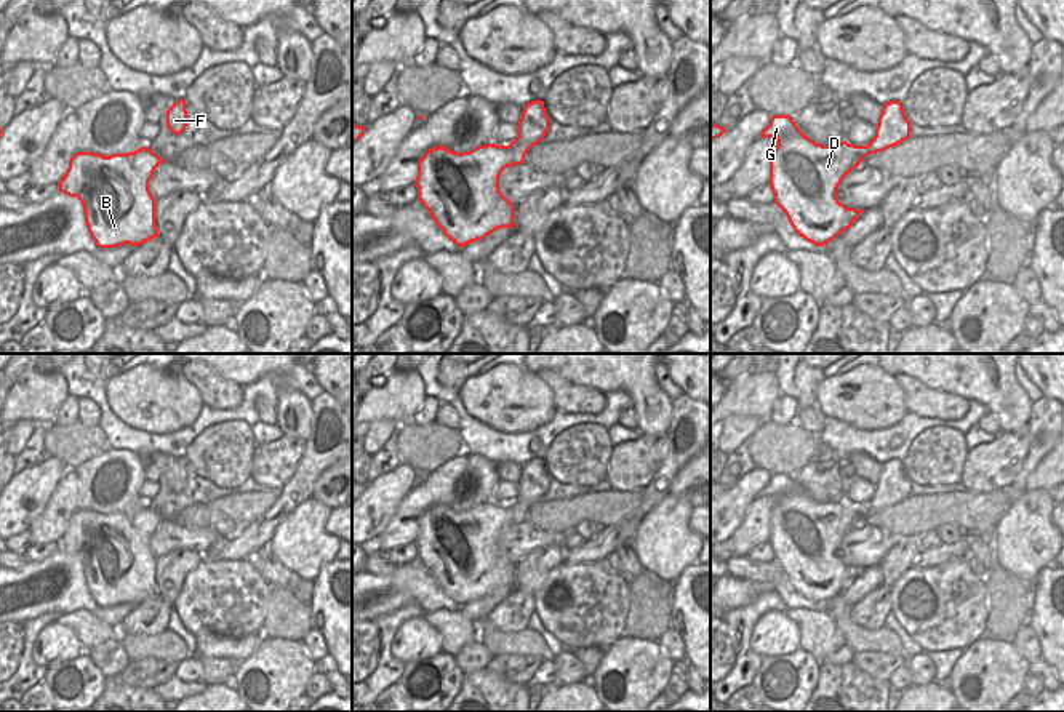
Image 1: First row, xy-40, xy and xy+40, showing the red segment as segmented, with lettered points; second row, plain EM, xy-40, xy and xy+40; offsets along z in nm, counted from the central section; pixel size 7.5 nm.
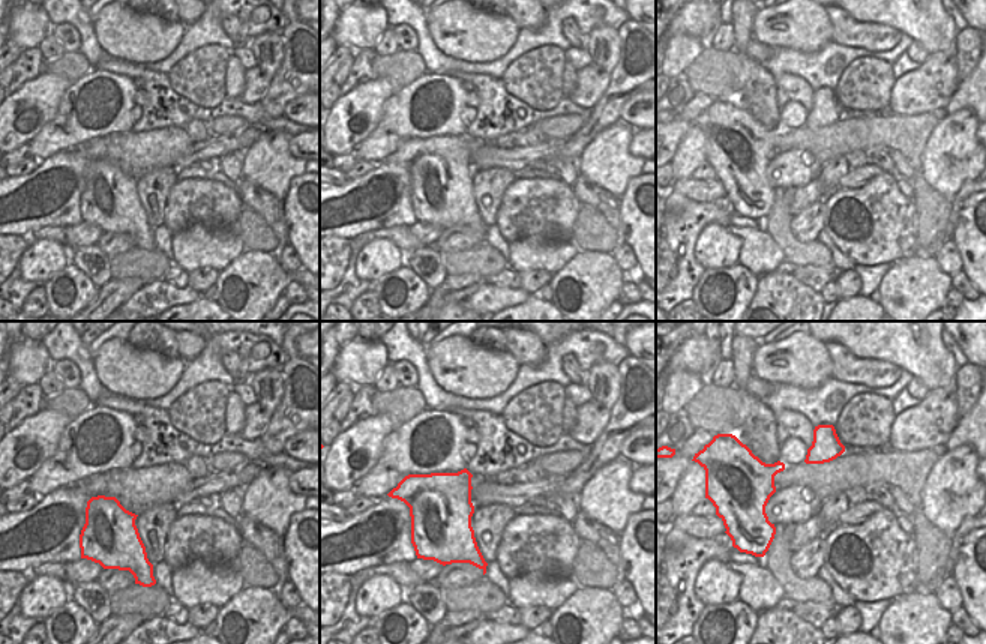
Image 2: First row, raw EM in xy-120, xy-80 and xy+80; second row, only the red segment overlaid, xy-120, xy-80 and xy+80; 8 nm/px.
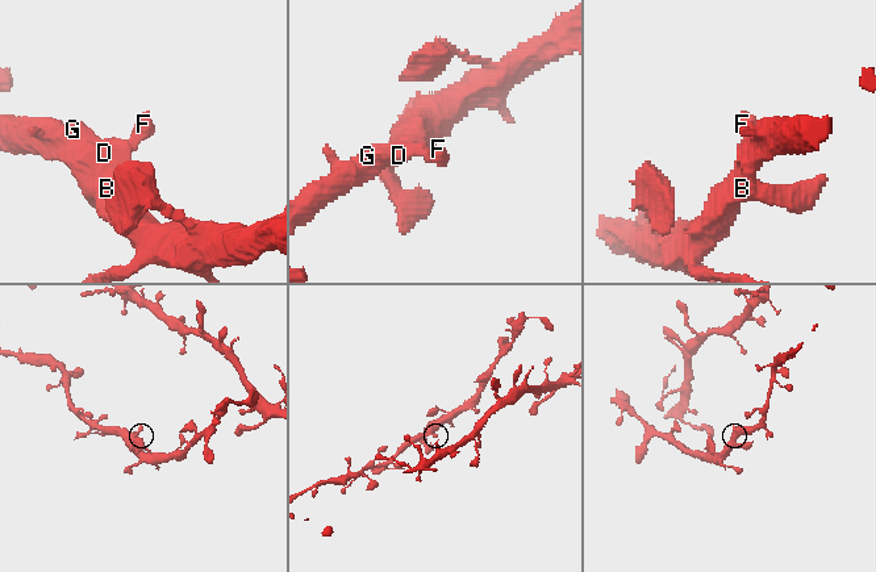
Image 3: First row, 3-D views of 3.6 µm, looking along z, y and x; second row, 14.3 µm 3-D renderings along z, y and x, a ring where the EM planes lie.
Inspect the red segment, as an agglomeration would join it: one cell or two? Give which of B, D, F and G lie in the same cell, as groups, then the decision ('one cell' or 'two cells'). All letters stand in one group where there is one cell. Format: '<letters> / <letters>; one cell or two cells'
B D F G; one cell

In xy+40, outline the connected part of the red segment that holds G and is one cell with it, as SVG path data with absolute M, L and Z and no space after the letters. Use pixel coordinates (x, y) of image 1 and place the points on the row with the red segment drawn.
M890 101L882 107L875 136L867 146L846 141L822 146L805 136L794 117L773 115L760 134L778 139L768 184L794 230L806 242L824 246L850 229L864 210L840 203L838 186L864 157L909 139L910 125L902 102Z

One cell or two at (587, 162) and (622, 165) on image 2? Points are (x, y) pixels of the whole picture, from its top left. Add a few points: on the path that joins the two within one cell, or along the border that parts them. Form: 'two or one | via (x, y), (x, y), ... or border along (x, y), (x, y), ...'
one | via (596, 162), (613, 165)

